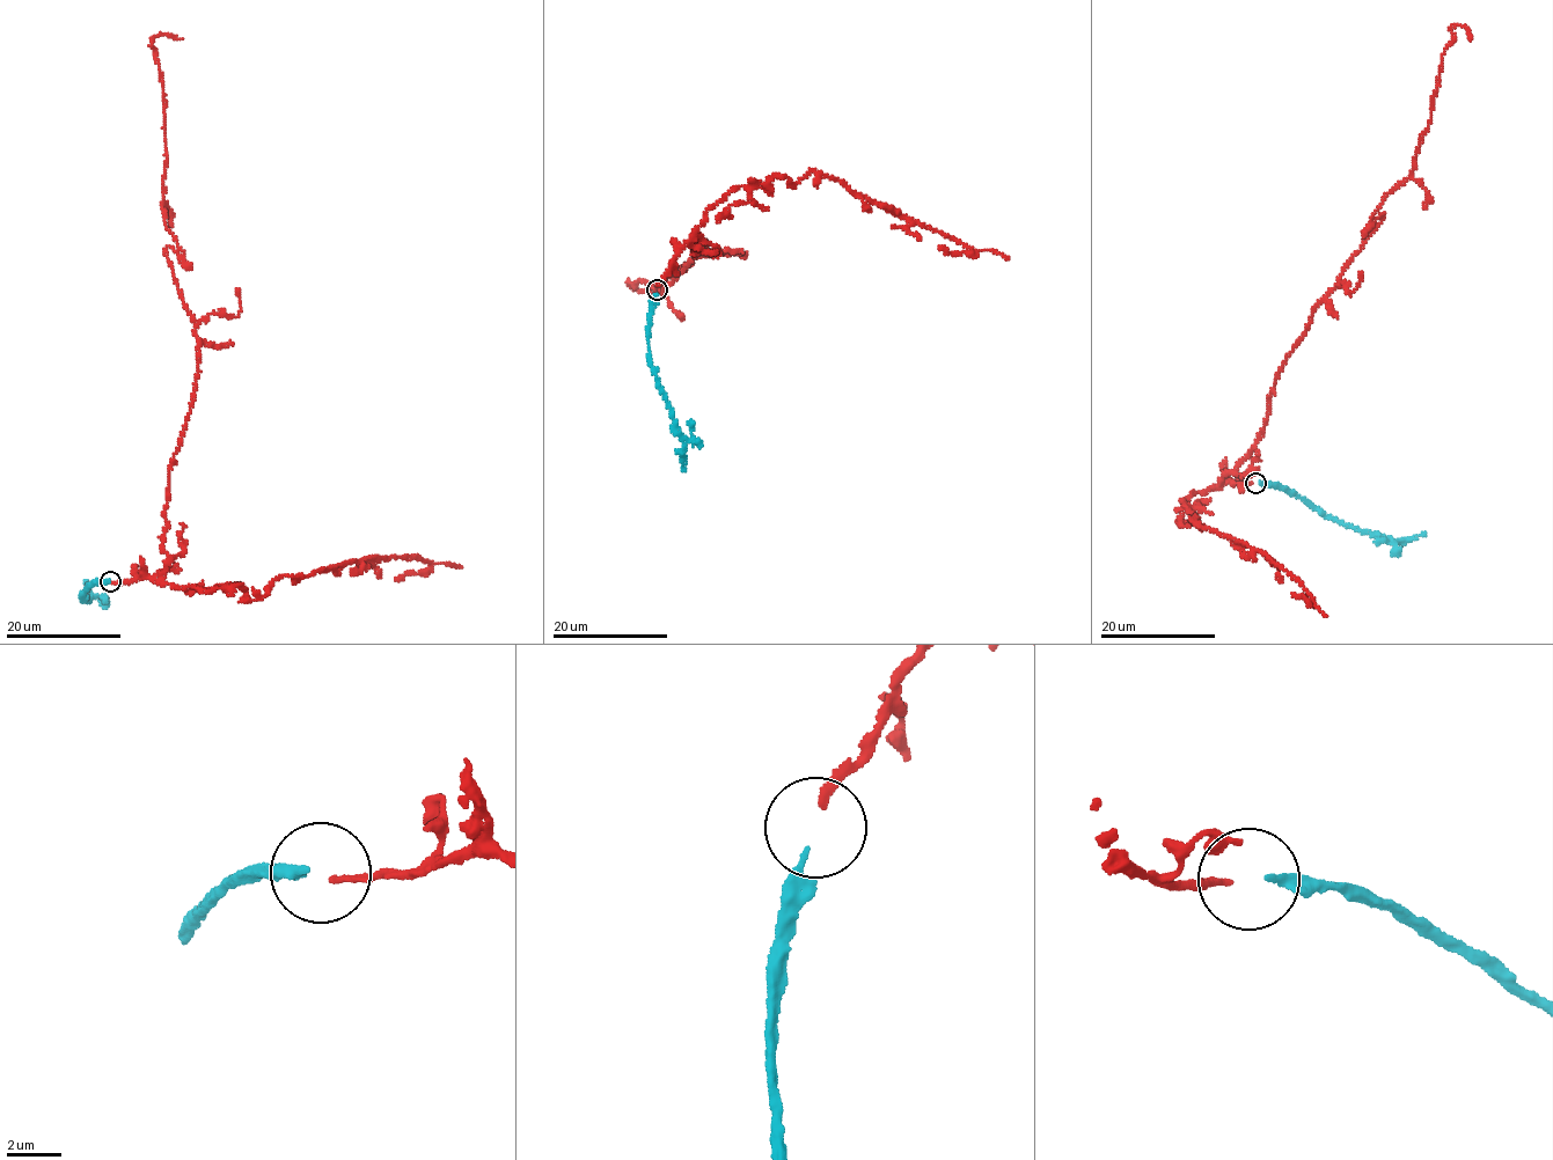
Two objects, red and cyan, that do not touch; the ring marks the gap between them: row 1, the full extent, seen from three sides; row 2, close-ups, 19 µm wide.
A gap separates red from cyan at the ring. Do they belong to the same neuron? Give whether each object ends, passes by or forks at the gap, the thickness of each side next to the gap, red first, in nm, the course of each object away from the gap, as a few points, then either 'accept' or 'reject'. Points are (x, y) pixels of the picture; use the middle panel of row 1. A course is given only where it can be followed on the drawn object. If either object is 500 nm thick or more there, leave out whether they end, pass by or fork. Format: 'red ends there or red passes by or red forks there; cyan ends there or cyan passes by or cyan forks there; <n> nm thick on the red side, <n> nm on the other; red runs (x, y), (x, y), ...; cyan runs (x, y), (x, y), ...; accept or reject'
red ends there; cyan ends there; 280 nm thick on the red side, 240 nm on the other; red runs (658, 285), (690, 240), (701, 239), (695, 254), (690, 244), (707, 241), (664, 294), (629, 281), (661, 291); cyan runs (656, 293), (647, 337), (654, 376), (683, 443), (683, 471); reject

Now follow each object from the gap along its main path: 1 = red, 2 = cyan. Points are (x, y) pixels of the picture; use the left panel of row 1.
1: (111, 582), (169, 559), (198, 365), (166, 249), (182, 258), (152, 42), (182, 37)
2: (109, 580), (87, 585), (81, 597), (87, 600), (92, 596), (86, 580)

